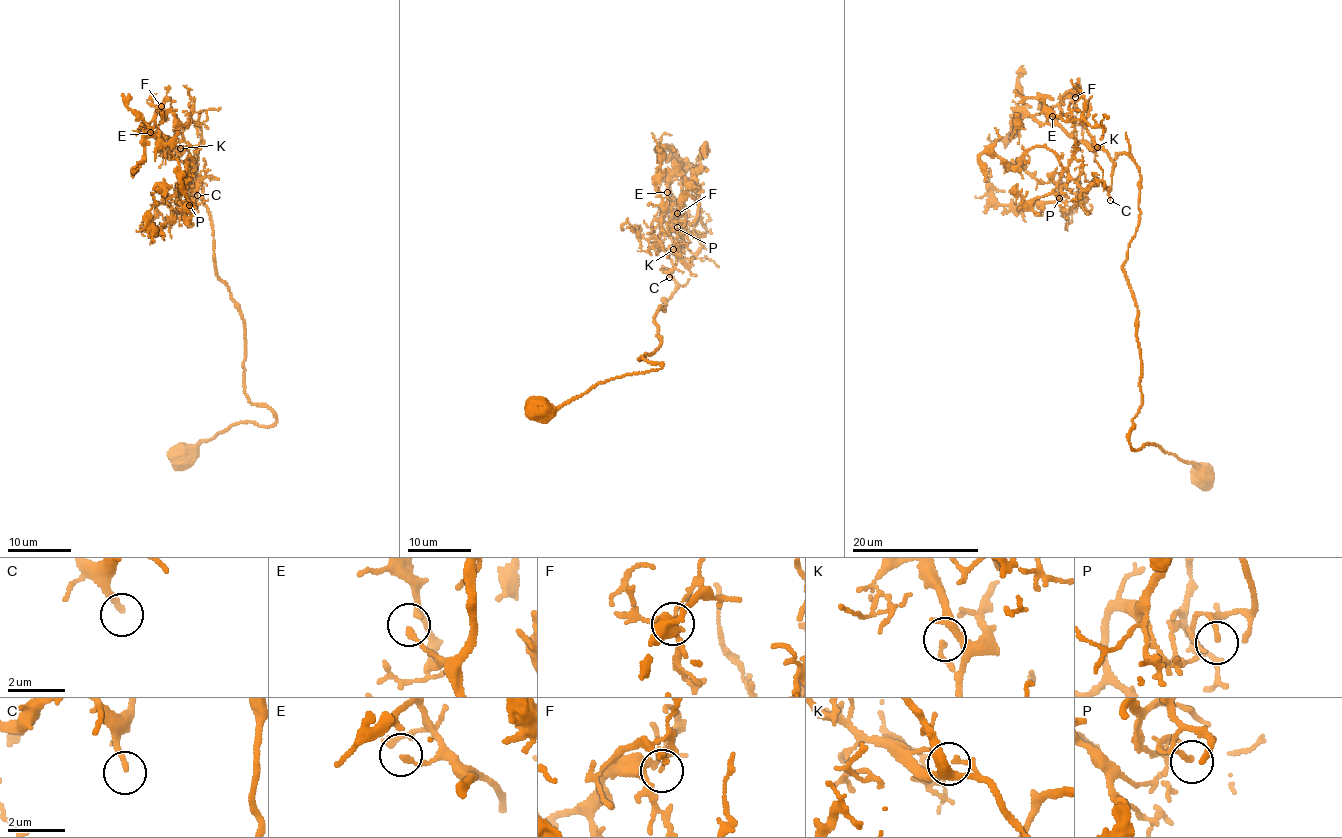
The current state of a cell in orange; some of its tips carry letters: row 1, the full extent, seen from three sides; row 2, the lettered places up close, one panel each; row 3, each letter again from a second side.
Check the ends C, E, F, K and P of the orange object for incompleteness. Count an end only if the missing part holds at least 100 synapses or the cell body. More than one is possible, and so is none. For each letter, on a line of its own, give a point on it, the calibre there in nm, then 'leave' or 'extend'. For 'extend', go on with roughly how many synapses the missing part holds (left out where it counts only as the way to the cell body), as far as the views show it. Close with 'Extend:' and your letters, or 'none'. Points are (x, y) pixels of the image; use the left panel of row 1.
C: at (197, 195); 180 nm thick; extend; about 450 synapses
E: at (150, 132); 170 nm thick; leave
F: at (161, 106); 100 nm thick; leave
K: at (180, 148); 130 nm thick; leave
P: at (189, 205); 120 nm thick; leave
Extend: C

